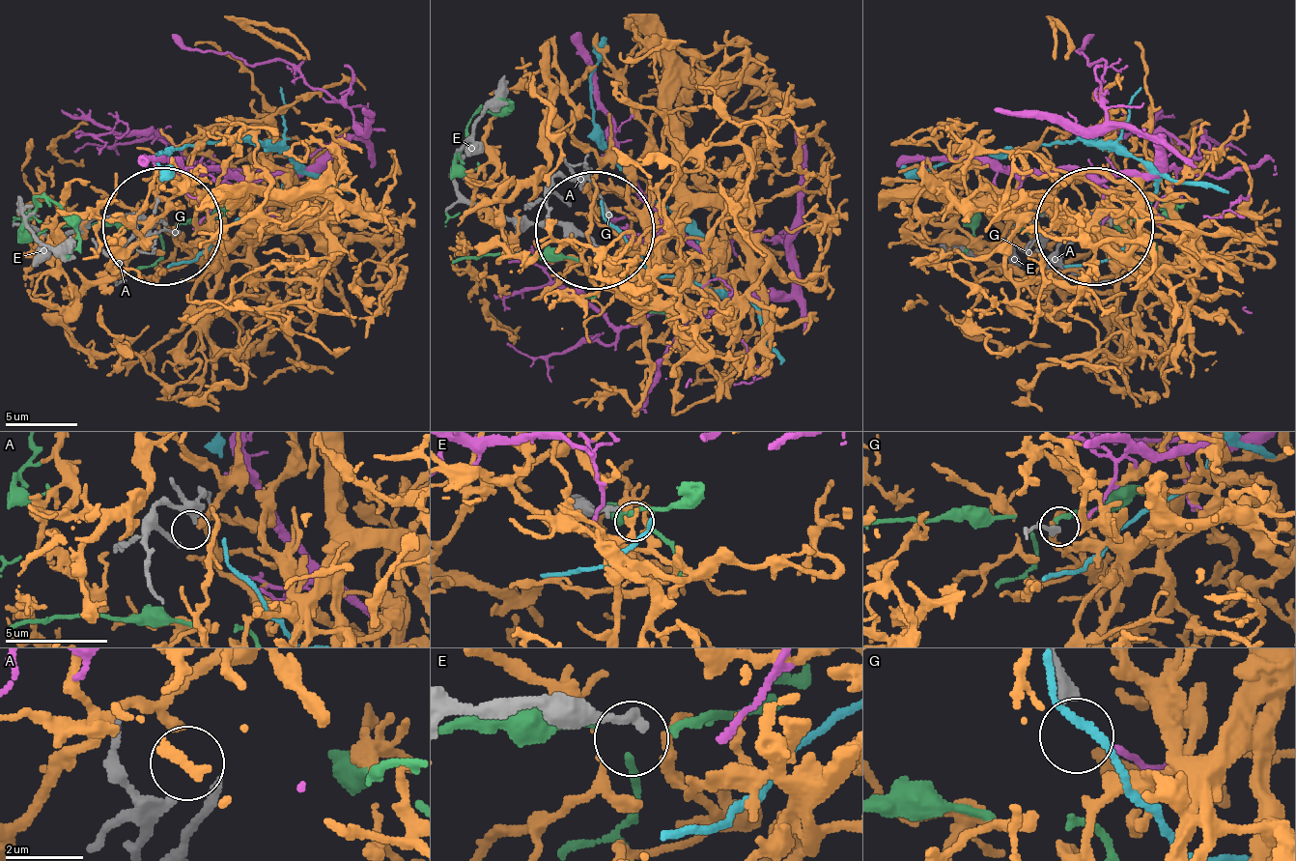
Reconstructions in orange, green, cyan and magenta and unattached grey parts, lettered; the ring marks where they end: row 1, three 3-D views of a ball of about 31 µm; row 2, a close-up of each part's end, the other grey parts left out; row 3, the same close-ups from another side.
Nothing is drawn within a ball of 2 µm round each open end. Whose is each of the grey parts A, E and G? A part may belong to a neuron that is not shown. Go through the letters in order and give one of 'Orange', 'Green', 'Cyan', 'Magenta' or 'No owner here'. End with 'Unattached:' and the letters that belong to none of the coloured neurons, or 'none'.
A: Orange
E: No owner here
G: Magenta
Unattached: E

